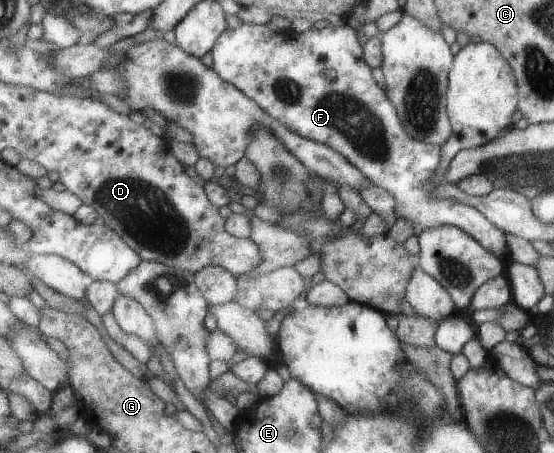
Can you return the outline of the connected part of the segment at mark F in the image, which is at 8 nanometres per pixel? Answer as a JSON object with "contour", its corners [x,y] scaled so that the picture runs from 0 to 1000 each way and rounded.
{"contour":[[[435,49],[430,62],[408,62],[392,79],[381,106],[381,132],[388,163],[403,181],[439,203],[442,214],[460,225],[482,256],[496,260],[496,267],[518,287],[597,327],[641,366],[666,397],[668,408],[697,419],[709,437],[713,479],[727,481],[738,499],[745,499],[749,519],[785,499],[821,499],[897,570],[908,570],[915,561],[910,517],[874,481],[872,472],[825,442],[782,433],[785,415],[792,411],[774,400],[792,360],[796,322],[747,309],[727,287],[706,225],[695,203],[681,190],[681,181],[670,168],[670,152],[655,132],[643,66],[630,55],[621,51],[619,57],[603,60],[588,53],[578,66],[561,64],[536,79],[523,68],[500,75],[478,55]]]}

